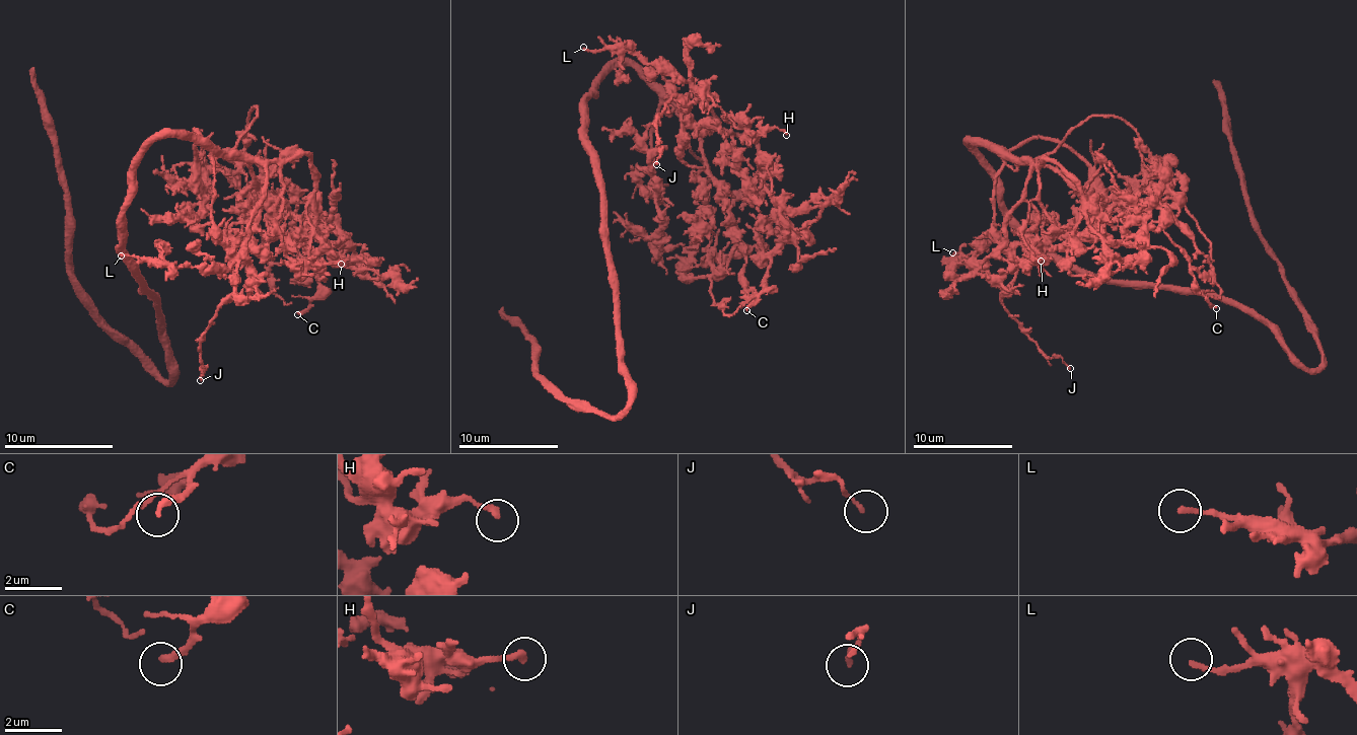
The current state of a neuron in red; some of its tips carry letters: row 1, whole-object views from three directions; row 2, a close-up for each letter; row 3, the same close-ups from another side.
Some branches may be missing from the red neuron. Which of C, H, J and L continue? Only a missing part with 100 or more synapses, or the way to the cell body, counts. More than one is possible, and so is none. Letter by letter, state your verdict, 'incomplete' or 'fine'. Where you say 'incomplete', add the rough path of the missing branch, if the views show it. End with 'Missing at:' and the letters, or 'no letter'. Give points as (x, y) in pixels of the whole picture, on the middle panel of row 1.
C: fine
H: fine
J: fine
L: fine
Missing at: no letter

